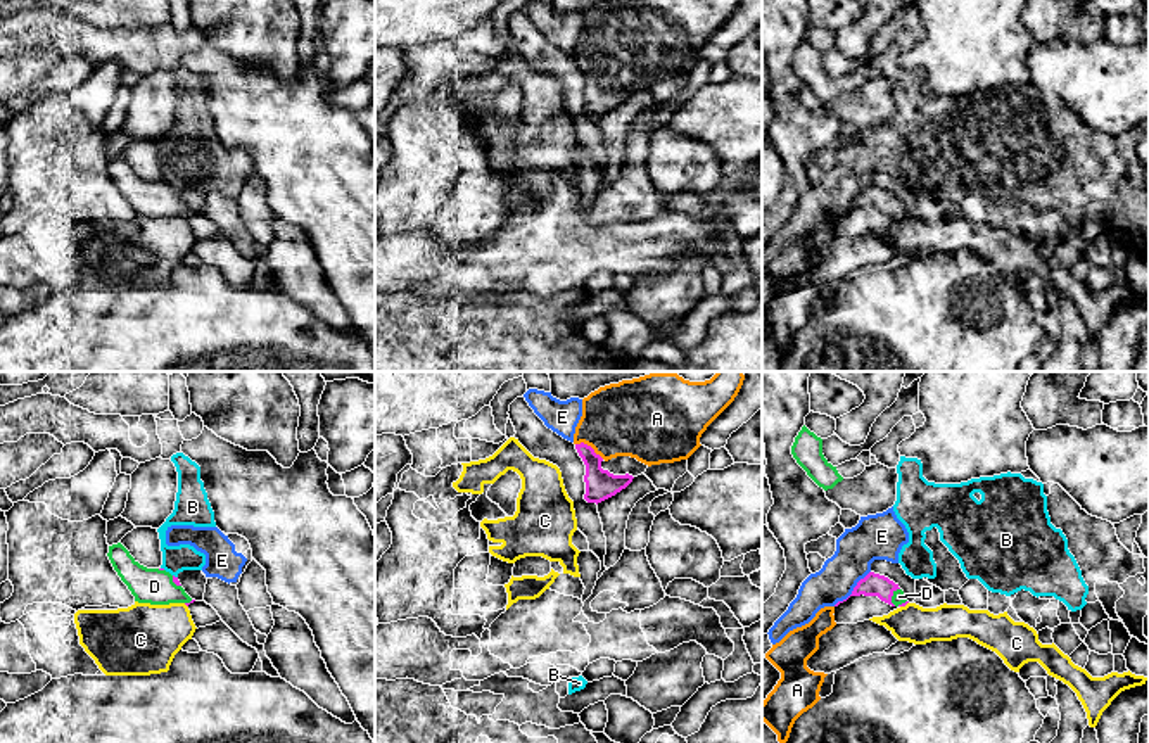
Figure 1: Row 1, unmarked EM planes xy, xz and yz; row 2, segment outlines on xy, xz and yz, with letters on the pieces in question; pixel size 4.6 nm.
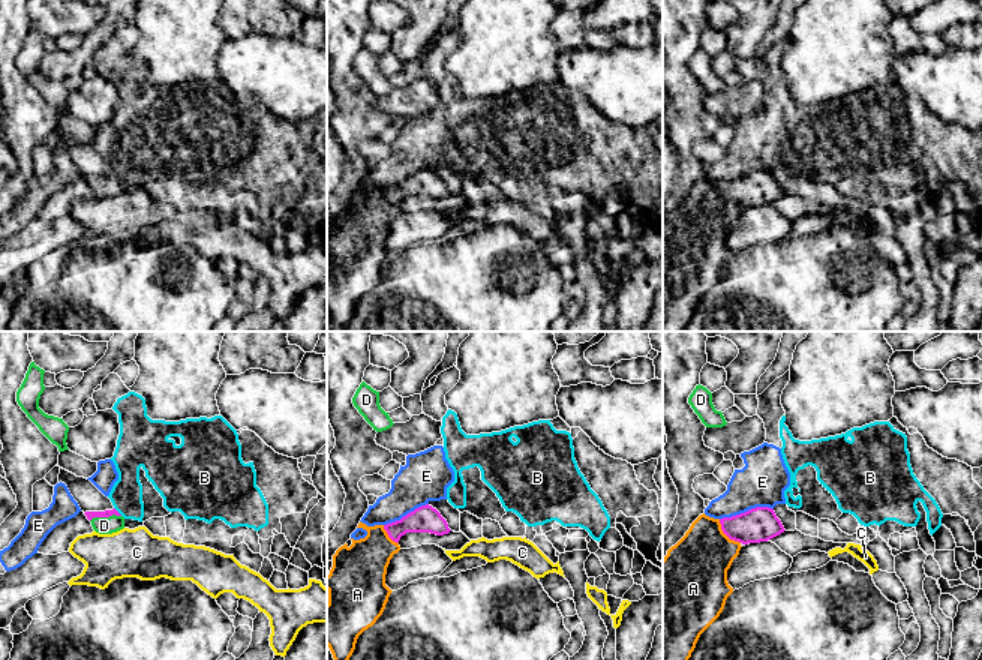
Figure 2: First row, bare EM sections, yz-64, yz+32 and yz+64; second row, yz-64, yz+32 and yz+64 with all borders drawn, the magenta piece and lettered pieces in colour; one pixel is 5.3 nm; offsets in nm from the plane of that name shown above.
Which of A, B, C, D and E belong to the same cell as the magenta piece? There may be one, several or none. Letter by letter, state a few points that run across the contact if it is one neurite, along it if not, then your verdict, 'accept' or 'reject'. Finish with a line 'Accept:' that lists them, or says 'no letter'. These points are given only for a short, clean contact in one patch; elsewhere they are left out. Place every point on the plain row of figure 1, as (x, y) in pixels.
A: accept
B: xy (173, 187), (177, 190) | reject
C: yz (907, 215), (901, 220) | reject
D: yz (873, 197), (882, 199), (892, 208), (899, 209) | accept
E: yz (869, 184), (845, 211), (833, 218) | reject
Accept: A, D

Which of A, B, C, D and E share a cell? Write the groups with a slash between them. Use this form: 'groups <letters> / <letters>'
groups A D / B E / C

